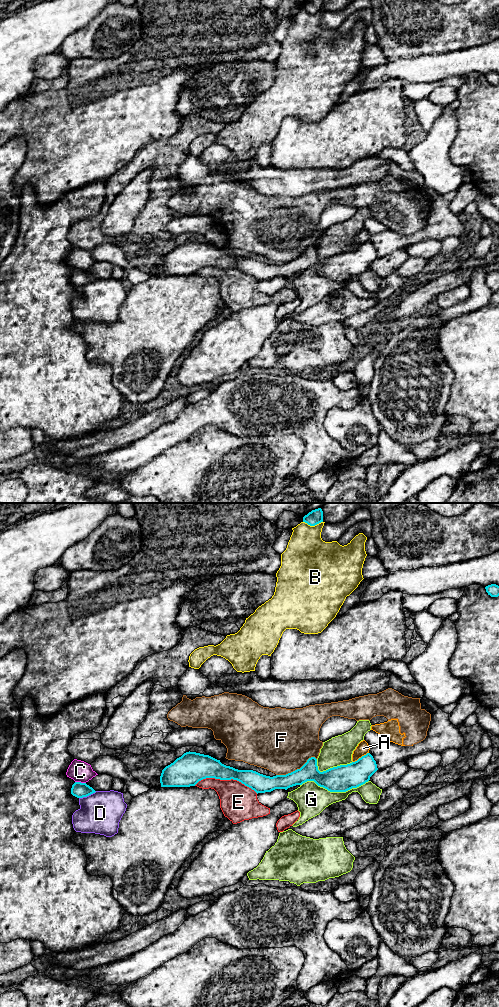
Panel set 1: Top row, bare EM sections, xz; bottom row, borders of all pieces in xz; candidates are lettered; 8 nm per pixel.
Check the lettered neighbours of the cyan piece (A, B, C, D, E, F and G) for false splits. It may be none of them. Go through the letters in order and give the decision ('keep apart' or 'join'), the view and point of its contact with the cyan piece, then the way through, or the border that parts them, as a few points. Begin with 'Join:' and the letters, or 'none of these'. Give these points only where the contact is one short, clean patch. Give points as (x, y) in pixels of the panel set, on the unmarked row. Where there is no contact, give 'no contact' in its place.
Join: none of these
A: keep apart; meets cyan in xz at (361, 245); border along xz (368, 240), (353, 250)
B: keep apart; meets cyan in xz at (313, 13)
C: keep apart; meets cyan in xz at (80, 270)
D: keep apart; meets cyan in xz at (87, 283)
E: keep apart; meets cyan in xz at (226, 267)
F: keep apart; meets cyan in xz at (297, 257)
G: keep apart; meets cyan in xz at (334, 279)

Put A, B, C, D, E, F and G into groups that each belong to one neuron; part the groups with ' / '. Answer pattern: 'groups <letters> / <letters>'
groups A F / B / C / D / E / G

